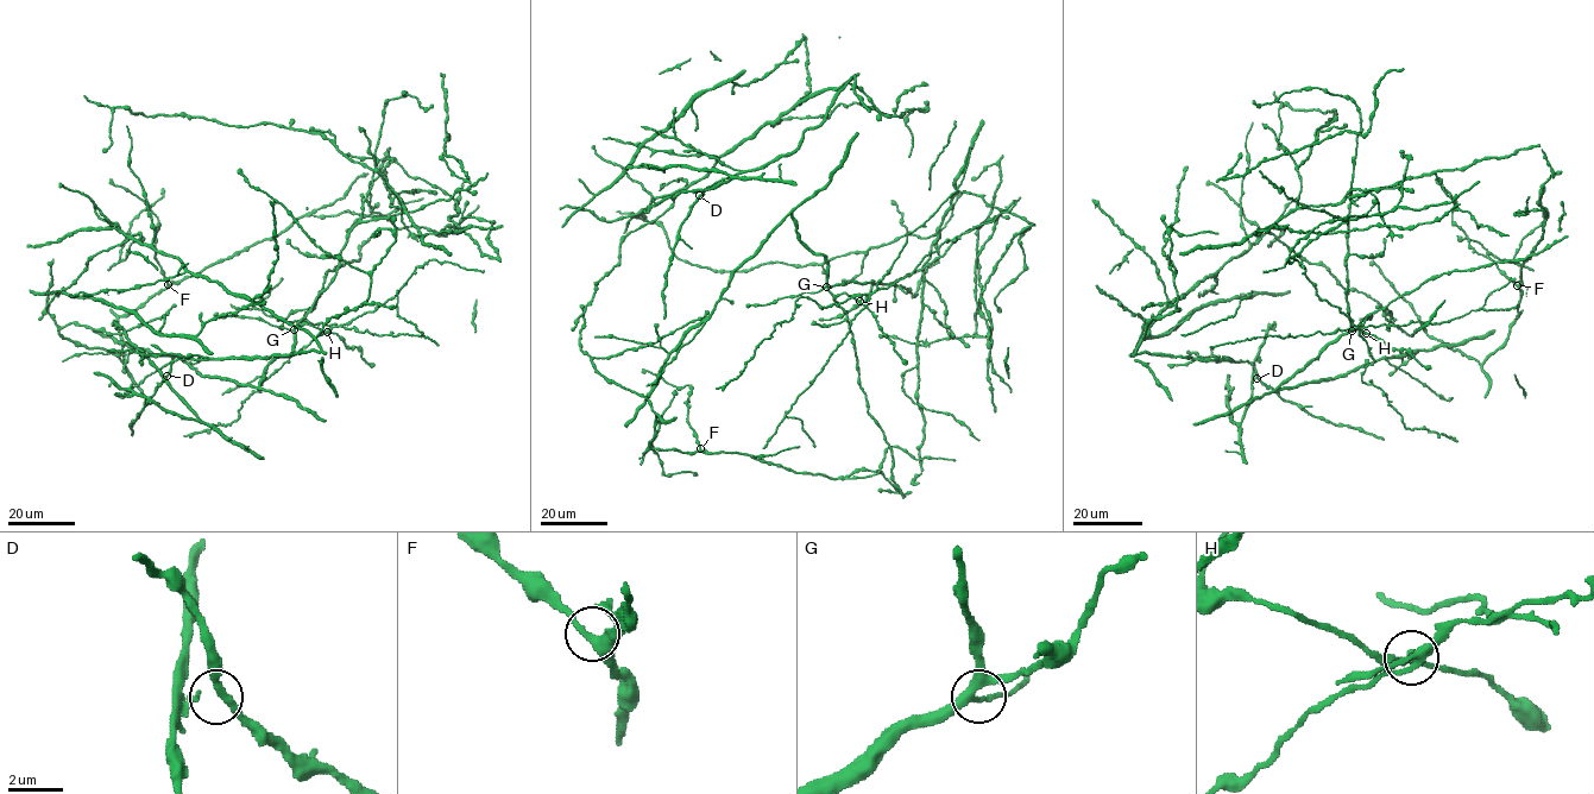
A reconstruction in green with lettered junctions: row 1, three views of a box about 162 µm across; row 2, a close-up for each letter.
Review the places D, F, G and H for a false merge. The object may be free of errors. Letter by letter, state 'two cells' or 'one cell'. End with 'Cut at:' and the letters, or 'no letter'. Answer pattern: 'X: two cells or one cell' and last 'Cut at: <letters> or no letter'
D: one cell
F: one cell
G: one cell
H: two cells
Cut at: H

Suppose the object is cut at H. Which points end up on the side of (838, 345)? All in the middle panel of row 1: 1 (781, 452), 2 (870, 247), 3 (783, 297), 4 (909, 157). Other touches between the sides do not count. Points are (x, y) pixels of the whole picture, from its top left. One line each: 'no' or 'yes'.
1: no
2: no
3: no
4: no

